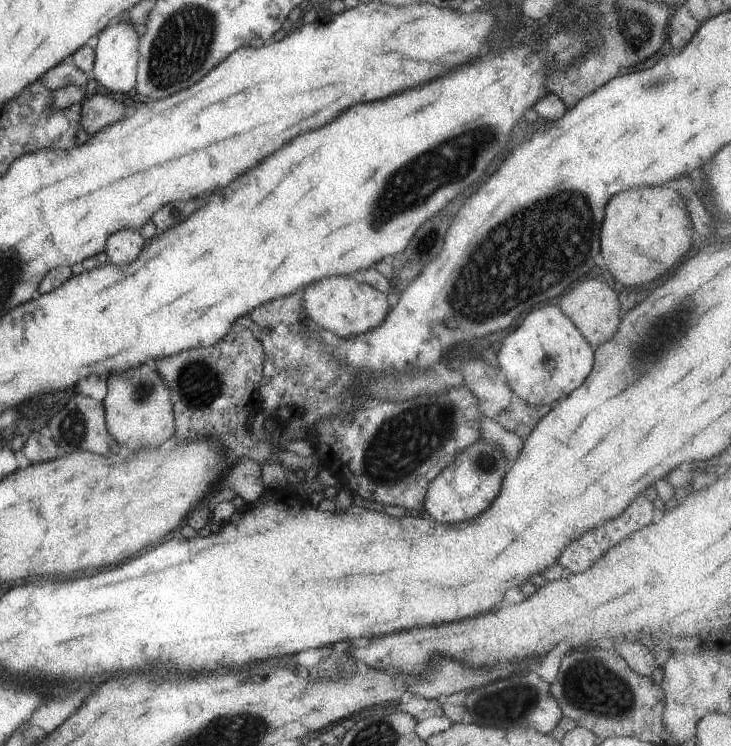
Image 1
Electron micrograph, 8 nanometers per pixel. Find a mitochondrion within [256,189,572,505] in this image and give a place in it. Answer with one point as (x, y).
(401, 445)

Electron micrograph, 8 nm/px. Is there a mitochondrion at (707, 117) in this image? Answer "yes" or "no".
no

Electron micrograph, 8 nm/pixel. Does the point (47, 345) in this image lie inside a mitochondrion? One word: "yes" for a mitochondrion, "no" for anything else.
no

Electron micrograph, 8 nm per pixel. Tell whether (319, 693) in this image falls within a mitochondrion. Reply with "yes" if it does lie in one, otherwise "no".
no

